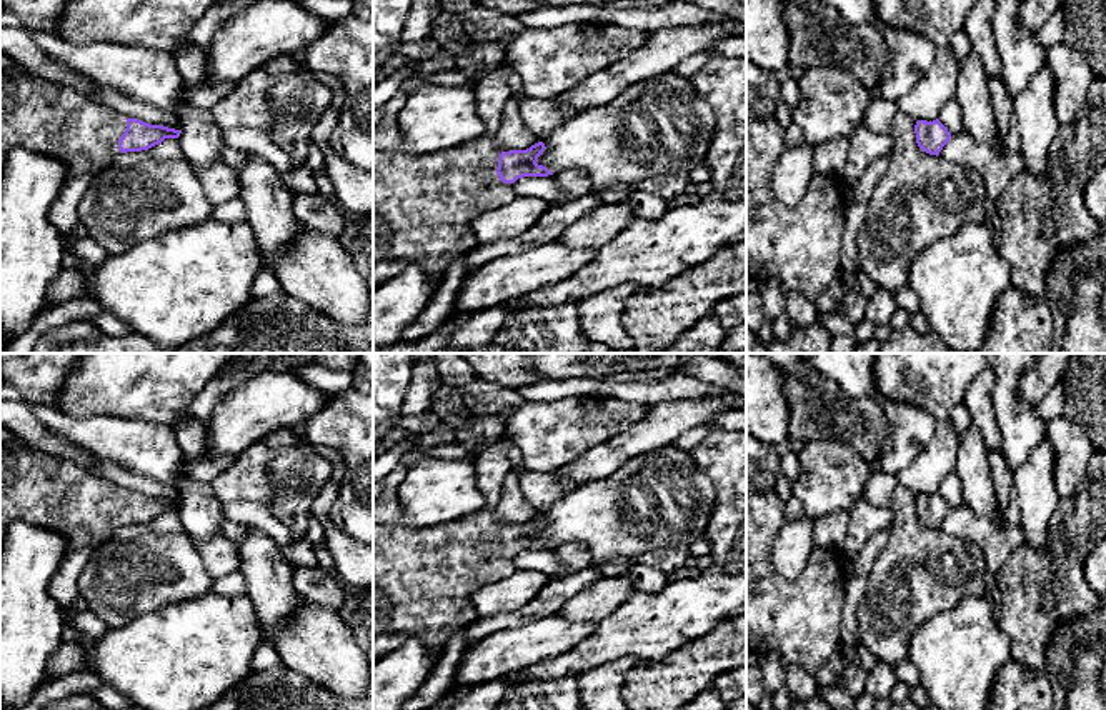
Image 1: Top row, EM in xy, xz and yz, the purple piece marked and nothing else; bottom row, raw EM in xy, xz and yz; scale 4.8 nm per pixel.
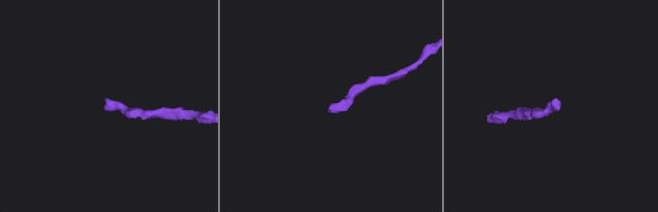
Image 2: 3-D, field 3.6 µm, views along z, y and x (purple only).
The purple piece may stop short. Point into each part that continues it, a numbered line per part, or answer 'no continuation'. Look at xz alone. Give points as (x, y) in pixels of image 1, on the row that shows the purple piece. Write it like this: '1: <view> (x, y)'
1: xz (422, 204)

